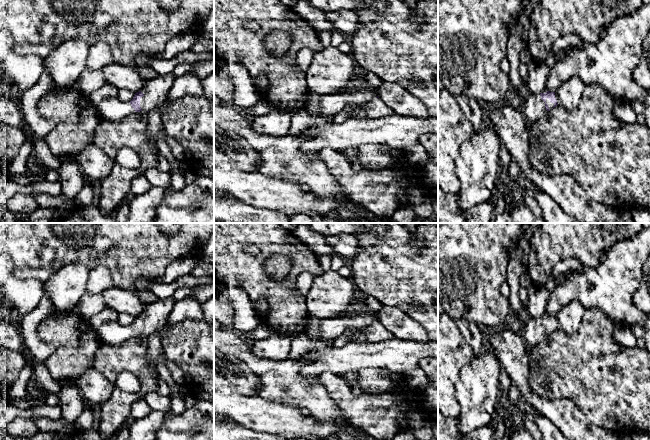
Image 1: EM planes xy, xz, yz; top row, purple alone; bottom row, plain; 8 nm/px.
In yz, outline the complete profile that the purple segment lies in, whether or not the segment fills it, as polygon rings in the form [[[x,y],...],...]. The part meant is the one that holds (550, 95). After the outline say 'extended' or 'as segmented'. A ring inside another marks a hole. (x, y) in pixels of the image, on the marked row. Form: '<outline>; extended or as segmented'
[[[545,89],[540,94],[525,93],[521,110],[527,123],[533,123],[557,105],[559,105],[557,92]]]; extended

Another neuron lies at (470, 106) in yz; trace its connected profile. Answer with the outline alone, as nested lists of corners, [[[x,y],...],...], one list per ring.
[[[457,95],[455,96],[464,116],[470,121],[474,133],[482,130],[485,123],[482,120],[482,109],[479,101],[471,96]]]

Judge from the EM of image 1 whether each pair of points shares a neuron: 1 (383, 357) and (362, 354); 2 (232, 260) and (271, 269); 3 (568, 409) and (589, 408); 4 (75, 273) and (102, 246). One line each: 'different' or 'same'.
1: same
2: different
3: different
4: different

